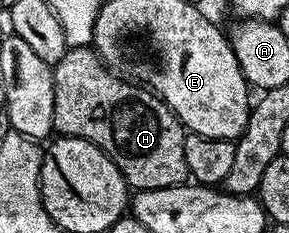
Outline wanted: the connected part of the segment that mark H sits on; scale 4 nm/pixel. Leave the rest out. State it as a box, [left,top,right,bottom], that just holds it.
[52,47,190,191]

